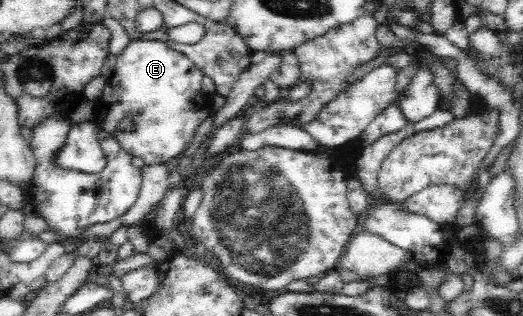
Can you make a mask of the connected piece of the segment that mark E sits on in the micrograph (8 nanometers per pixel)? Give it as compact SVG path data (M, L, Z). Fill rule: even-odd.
M129 38L127 46L116 56L104 94L96 102L93 120L138 164L161 165L187 150L193 144L197 128L213 114L212 96L201 87L203 76L186 56L164 42ZM123 118L132 122L128 131L119 129Z

